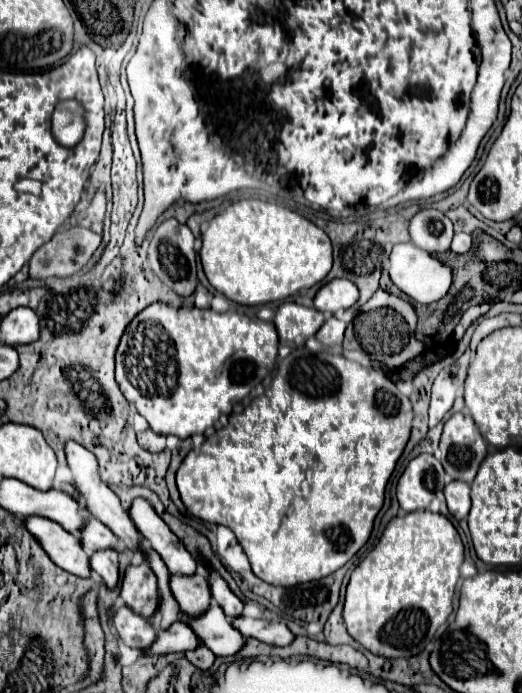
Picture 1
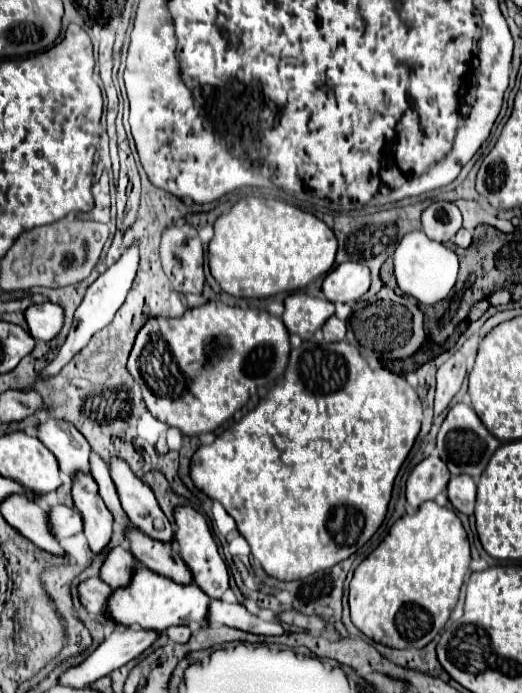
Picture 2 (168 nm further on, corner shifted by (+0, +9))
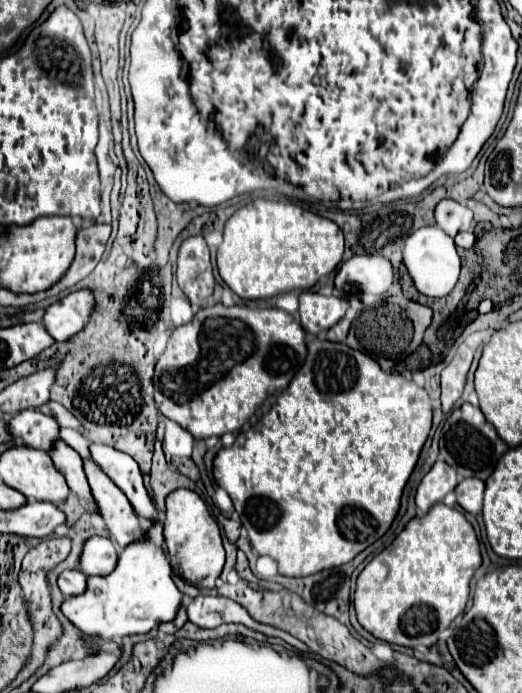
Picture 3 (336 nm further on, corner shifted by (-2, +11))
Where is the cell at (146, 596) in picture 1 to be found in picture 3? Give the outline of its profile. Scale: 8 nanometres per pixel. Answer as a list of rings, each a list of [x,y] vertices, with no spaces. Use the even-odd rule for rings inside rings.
[[[88,537],[82,545],[80,553],[80,571],[84,575],[106,575],[112,573],[118,561],[116,545],[112,545],[112,539],[106,537]]]

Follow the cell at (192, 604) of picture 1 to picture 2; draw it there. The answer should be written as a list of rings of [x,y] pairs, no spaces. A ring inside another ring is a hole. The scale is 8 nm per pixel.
[[[130,529],[126,537],[132,543],[130,551],[142,565],[180,585],[192,583],[192,571],[188,571],[188,565],[184,563],[184,559],[180,559],[174,543],[162,543],[162,541],[150,539],[138,529]]]

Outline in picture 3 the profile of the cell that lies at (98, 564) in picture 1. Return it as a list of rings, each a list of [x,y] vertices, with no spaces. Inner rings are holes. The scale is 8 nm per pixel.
[[[54,441],[54,449],[50,449],[48,455],[52,457],[56,469],[66,477],[68,487],[88,501],[92,513],[98,513],[96,503],[92,499],[92,493],[90,493],[90,487],[86,483],[86,475],[82,469],[82,457],[74,449],[70,449],[64,441]]]

